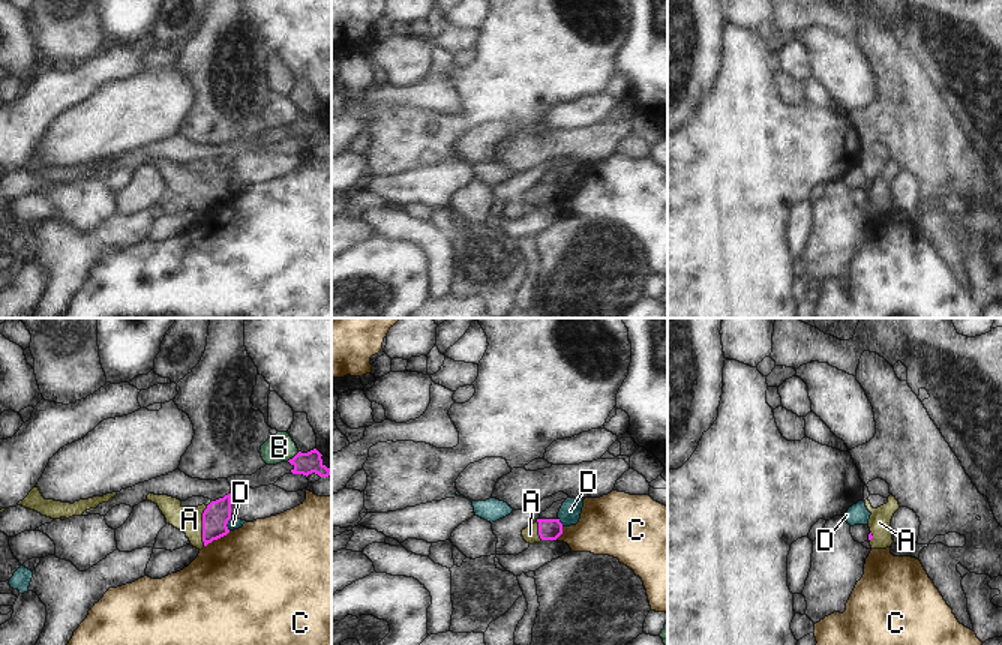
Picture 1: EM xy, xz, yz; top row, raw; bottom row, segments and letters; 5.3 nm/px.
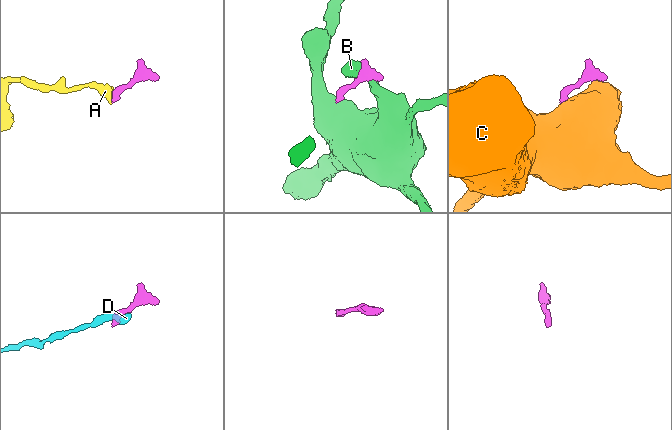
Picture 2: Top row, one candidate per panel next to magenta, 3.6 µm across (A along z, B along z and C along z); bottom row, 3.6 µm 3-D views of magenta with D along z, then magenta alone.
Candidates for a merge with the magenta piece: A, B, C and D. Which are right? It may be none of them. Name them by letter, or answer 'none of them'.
A

